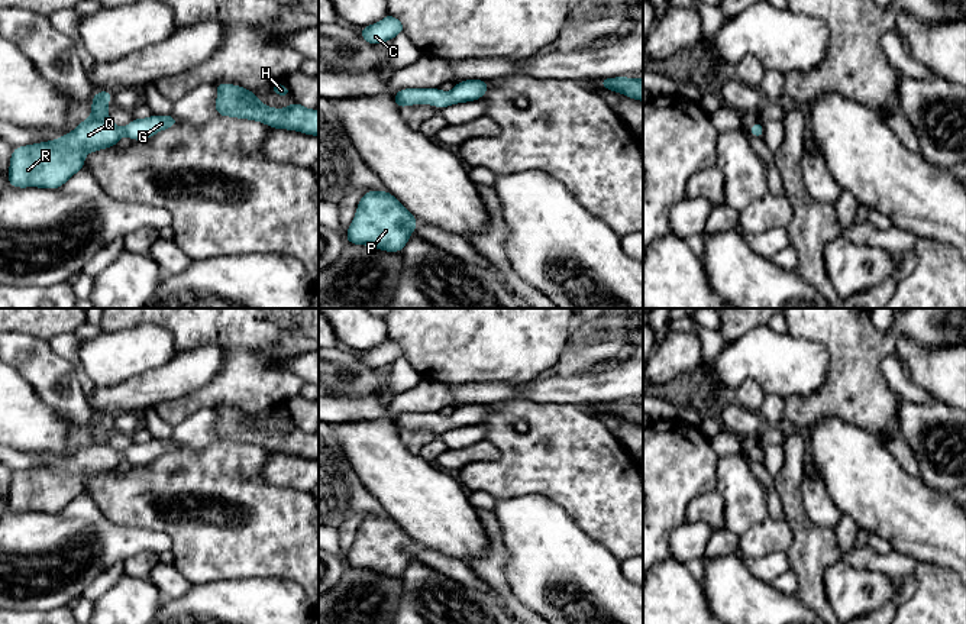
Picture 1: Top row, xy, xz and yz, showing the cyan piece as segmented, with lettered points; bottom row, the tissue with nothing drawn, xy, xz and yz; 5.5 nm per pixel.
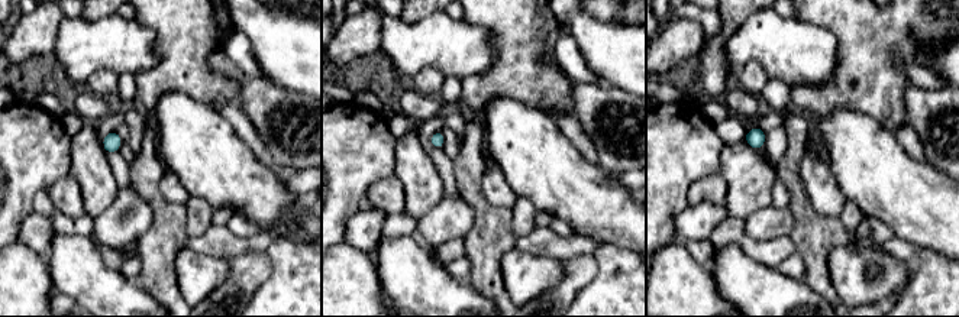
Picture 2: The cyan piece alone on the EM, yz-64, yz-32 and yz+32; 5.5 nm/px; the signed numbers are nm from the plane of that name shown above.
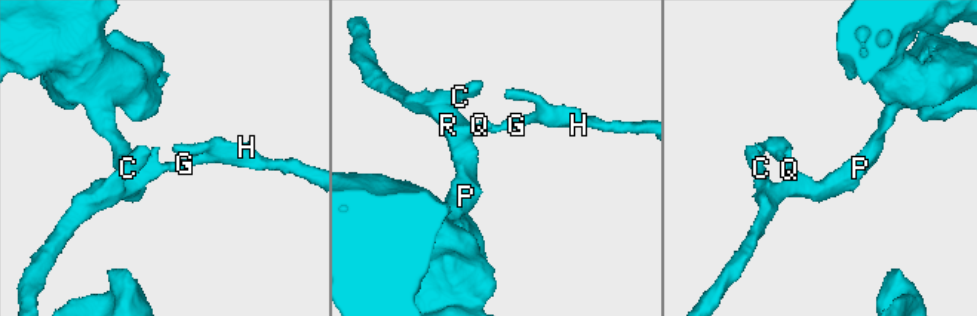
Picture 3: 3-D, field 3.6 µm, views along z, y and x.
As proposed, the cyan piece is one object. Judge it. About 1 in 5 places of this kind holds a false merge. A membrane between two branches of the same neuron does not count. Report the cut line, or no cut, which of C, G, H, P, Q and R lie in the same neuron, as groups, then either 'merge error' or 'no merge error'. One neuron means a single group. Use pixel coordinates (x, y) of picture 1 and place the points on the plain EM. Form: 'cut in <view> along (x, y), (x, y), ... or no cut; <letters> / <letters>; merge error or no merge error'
no cut; C G H P Q R; no merge error

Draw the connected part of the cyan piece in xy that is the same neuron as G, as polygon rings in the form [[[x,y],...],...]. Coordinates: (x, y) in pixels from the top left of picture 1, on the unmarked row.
[[[113,416],[96,417],[90,442],[65,460],[14,472],[9,491],[9,510],[55,514],[84,492],[88,476],[113,472],[123,459],[132,465],[142,465],[180,447],[171,439],[154,439],[148,443],[133,443],[123,453],[117,452],[107,436],[112,421]]]

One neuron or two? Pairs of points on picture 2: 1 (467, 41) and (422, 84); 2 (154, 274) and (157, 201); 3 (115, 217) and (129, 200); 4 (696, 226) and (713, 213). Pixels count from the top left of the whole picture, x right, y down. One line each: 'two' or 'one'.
1: two
2: one
3: one
4: one

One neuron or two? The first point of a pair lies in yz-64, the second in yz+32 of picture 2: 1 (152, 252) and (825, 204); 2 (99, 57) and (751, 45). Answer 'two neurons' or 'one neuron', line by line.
1: two neurons
2: one neuron

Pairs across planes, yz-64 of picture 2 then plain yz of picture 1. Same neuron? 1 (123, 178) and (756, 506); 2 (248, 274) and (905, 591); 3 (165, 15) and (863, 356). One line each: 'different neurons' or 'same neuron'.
1: different neurons
2: same neuron
3: same neuron

